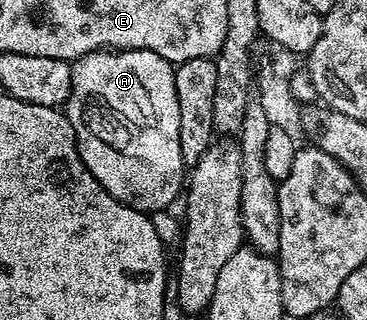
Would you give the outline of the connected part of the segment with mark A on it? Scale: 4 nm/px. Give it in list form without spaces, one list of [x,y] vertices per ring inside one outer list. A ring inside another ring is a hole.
[[[106,48],[96,50],[90,54],[84,54],[82,58],[76,59],[71,67],[71,92],[69,93],[69,99],[66,100],[63,107],[63,113],[69,117],[69,123],[75,132],[77,151],[81,157],[81,162],[91,172],[91,176],[95,176],[97,183],[108,194],[115,196],[115,200],[125,202],[131,208],[142,212],[165,210],[177,197],[178,201],[182,197],[183,187],[187,182],[187,164],[183,160],[183,152],[179,144],[179,96],[175,92],[174,63],[163,60],[163,56],[159,56],[150,50],[118,50],[116,48]]]

